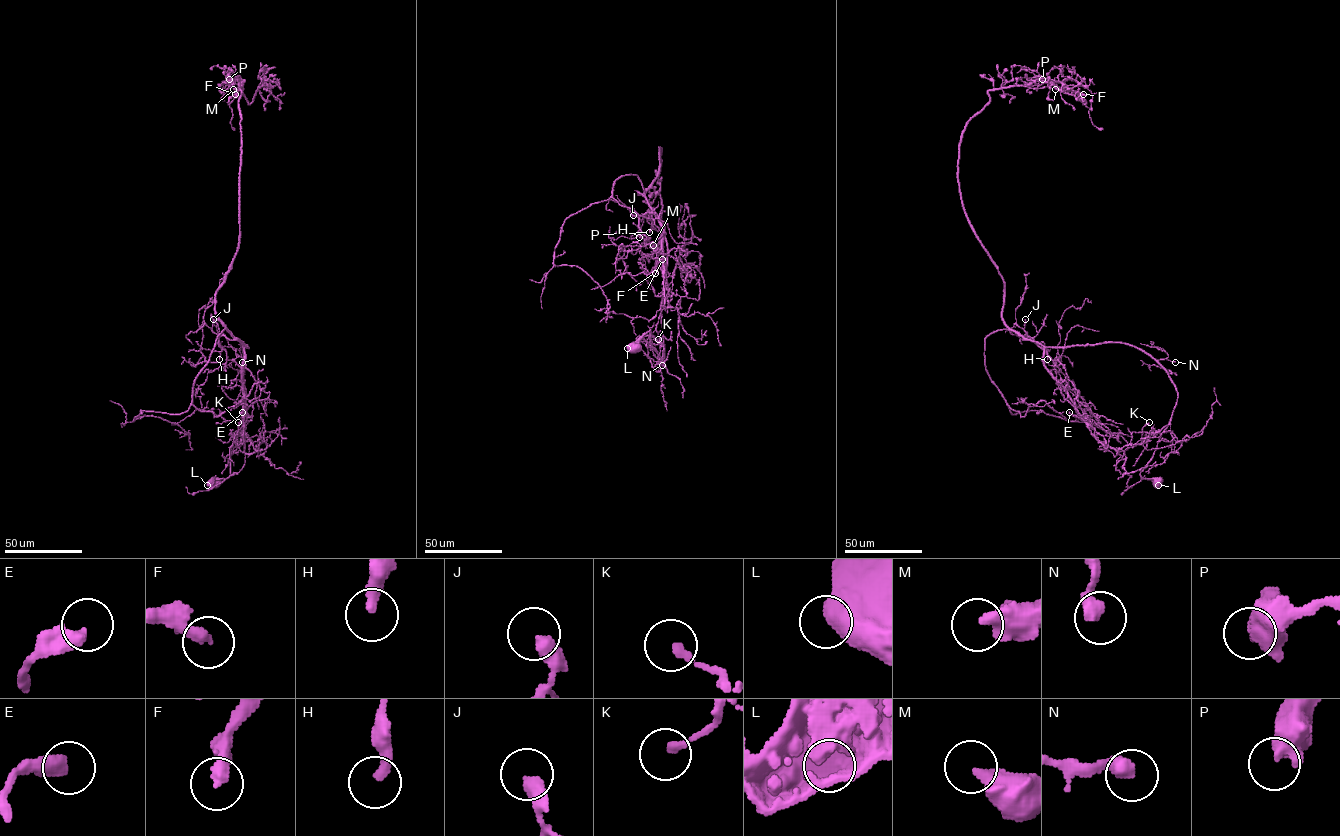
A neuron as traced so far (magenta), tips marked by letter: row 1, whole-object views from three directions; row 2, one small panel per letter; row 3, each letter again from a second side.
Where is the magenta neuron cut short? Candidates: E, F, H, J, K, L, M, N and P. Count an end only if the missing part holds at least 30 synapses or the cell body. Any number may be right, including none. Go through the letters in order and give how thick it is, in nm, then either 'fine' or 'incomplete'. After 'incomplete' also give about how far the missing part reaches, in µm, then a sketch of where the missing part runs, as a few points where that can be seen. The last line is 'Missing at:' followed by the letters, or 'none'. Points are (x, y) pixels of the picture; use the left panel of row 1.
E: 480 nm | fine
F: 360 nm | incomplete | 15 µm | (235, 94), (223, 99)
H: 320 nm | fine
J: 400 nm | fine
K: 220 nm | fine
L: 700 nm | fine
M: 440 nm | fine
N: 440 nm | fine
P: 600 nm | fine
Missing at: F

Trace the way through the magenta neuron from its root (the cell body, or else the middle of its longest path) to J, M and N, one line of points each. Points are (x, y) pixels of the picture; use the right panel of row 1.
J: (1158, 483), (1140, 471), (1176, 402), (1168, 372), (1126, 344), (1046, 347), (1023, 340), (1025, 319)
M: (1158, 483), (1168, 372), (1012, 331), (963, 205), (988, 92), (1055, 89)
N: (1158, 483), (1143, 478), (1140, 471), (1151, 459), (1168, 424), (1177, 397), (1176, 387), (1157, 360), (1175, 362)

